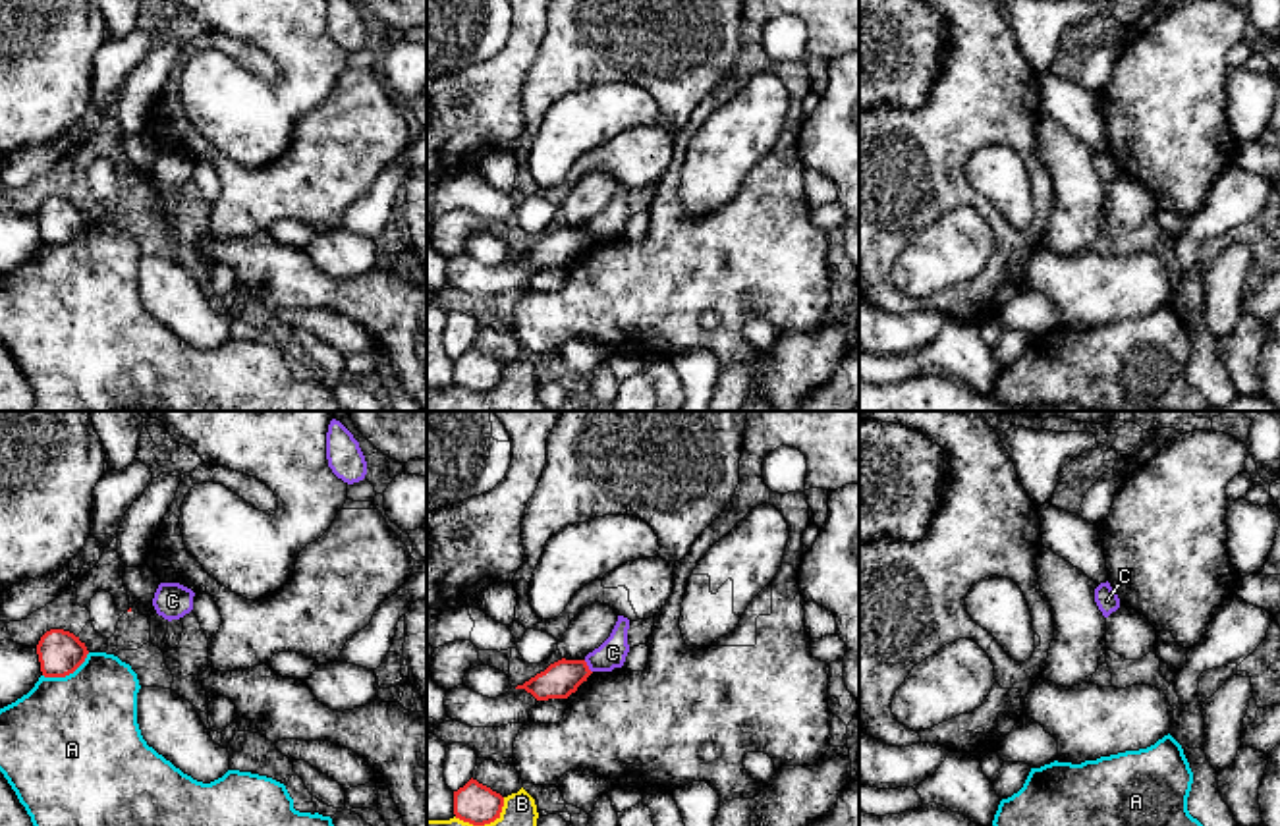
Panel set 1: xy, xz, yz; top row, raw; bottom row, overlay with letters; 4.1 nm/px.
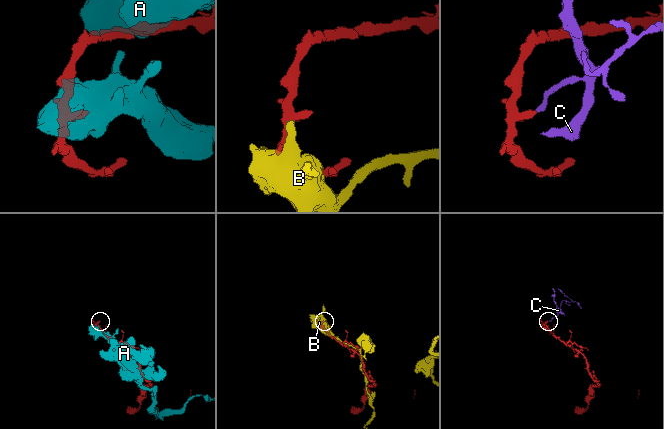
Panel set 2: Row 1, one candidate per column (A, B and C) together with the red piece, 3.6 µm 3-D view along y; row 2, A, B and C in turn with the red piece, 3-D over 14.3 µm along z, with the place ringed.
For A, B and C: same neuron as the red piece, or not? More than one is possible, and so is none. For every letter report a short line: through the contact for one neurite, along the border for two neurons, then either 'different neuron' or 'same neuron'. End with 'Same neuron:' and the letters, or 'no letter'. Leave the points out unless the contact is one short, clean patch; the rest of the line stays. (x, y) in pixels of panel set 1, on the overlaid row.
A: different neuron
B: different neuron
C: line xz (584, 660), (591, 672); different neuron
Same neuron: no letter

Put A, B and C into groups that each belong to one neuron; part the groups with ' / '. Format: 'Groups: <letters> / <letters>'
Groups: A / B / C

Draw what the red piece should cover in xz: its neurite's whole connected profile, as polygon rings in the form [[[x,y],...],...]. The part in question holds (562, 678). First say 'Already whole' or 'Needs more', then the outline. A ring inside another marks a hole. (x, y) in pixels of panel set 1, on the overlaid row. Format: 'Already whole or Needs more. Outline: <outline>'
Already whole. Outline: [[[558,660],[515,689],[525,689],[537,701],[568,699],[593,672],[585,660]]]

